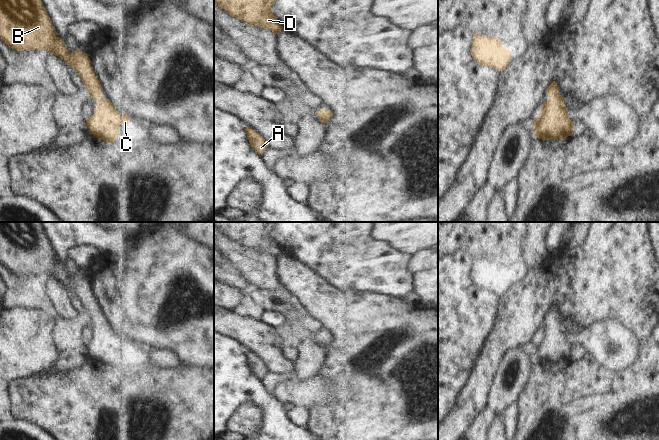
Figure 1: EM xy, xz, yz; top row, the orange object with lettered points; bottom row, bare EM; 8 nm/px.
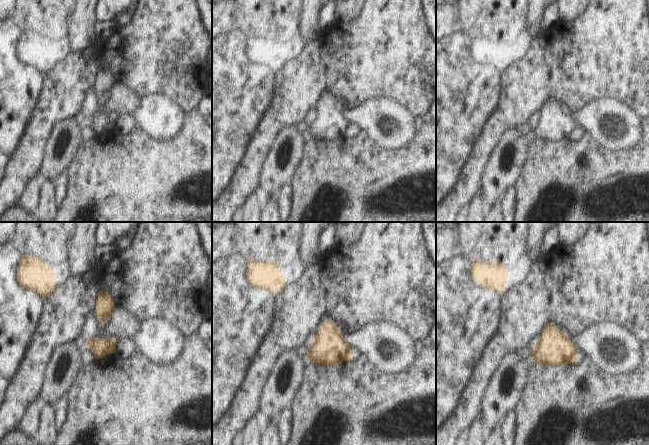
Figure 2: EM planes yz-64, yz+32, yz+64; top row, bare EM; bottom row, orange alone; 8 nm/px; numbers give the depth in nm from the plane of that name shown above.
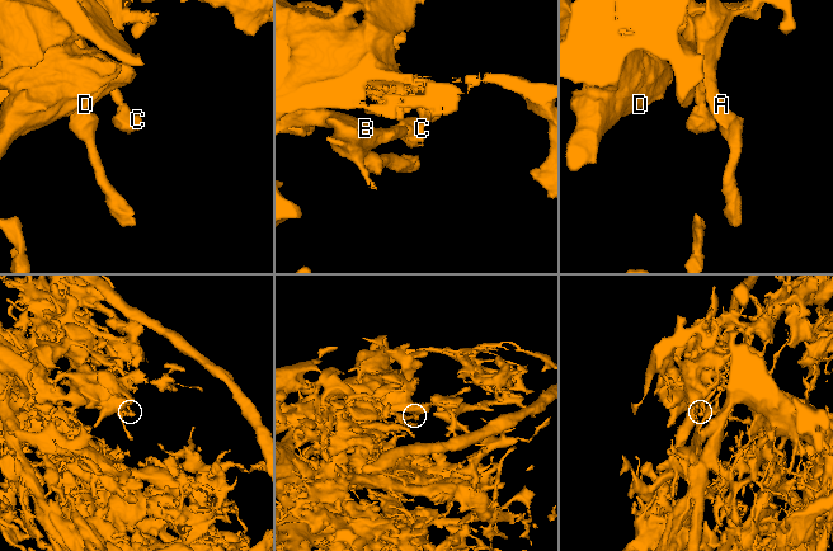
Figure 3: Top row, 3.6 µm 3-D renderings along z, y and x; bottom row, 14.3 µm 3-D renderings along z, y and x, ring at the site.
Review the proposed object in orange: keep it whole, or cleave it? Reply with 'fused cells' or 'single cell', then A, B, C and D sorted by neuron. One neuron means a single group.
single cell; groups A B C D

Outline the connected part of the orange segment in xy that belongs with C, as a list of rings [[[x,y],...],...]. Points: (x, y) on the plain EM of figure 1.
[[[0,222],[0,264],[12,274],[43,273],[73,291],[89,320],[98,324],[94,338],[86,343],[89,358],[113,369],[114,363],[119,361],[121,348],[127,355],[127,336],[120,340],[111,325],[102,320],[102,310],[88,279],[78,272],[70,278],[64,262],[56,260],[52,245],[40,222]]]

